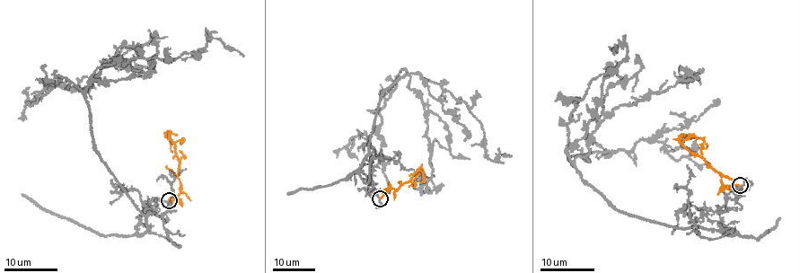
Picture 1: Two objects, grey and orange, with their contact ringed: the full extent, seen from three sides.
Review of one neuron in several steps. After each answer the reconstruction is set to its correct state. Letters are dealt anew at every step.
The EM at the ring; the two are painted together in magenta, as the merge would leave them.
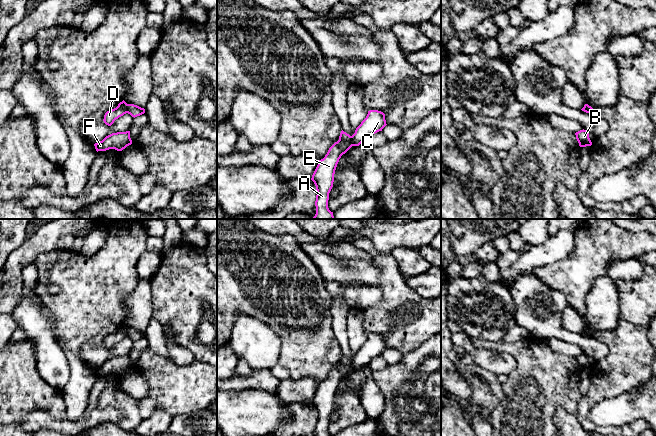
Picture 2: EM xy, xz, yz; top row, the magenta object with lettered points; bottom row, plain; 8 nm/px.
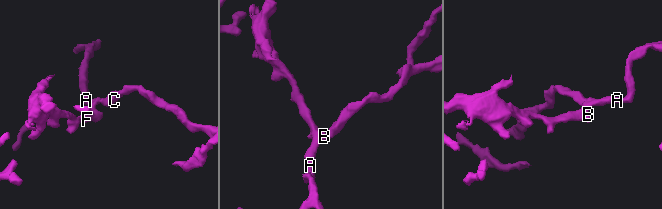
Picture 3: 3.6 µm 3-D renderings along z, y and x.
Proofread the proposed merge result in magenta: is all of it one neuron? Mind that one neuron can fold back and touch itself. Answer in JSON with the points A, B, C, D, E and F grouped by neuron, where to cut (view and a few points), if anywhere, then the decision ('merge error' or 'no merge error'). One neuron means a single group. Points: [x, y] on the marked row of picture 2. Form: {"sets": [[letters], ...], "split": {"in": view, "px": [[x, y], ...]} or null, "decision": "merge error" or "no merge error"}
{"sets": [["A", "B", "D", "E", "F"], ["C"]], "split": {"in": "xz", "px": [[351, 136], [352, 145]]}, "decision": "merge error"}

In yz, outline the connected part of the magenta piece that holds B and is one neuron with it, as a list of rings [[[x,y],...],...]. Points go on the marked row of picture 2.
[[[580,130],[575,133],[576,139],[579,143],[580,147],[586,147],[586,146],[591,146],[592,142],[589,138],[589,133],[586,130]]]

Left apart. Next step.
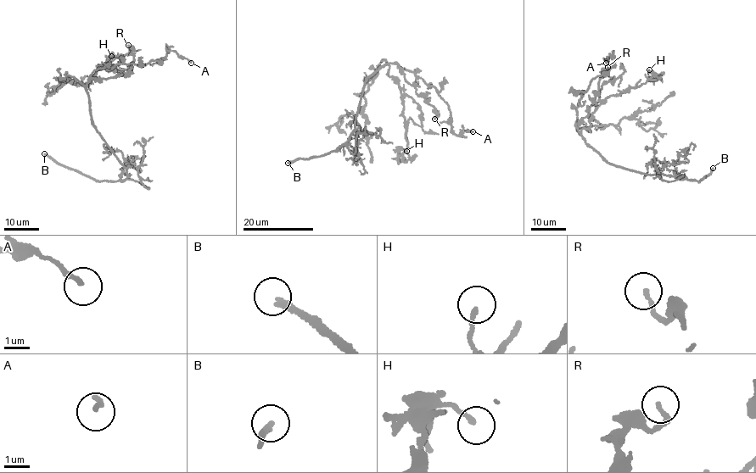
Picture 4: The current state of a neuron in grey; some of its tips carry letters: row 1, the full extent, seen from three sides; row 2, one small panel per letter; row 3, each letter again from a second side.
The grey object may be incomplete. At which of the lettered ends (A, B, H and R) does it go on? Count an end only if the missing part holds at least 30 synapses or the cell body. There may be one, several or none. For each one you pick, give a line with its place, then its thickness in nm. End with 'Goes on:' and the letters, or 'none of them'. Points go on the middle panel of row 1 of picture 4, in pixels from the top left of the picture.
B: (288, 163) | 220 nm
Goes on: B

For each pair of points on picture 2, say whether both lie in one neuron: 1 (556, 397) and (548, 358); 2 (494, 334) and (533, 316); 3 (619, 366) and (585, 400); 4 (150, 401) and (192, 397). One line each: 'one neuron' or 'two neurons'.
1: one neuron
2: two neurons
3: one neuron
4: one neuron

